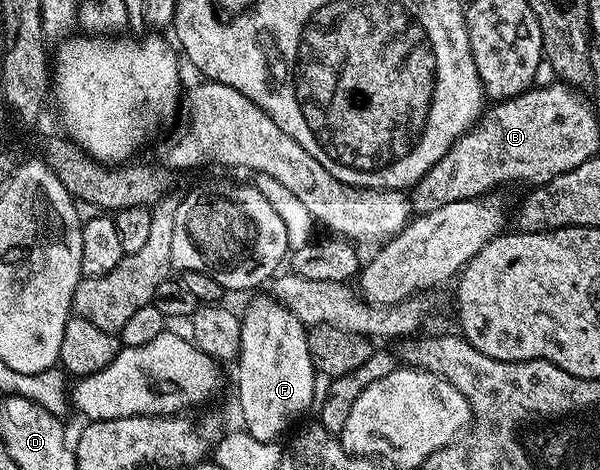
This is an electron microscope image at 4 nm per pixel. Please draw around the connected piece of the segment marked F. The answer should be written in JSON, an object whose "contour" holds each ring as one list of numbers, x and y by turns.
{"contour":[[272,298,254,301,245,312,242,312,240,325,242,342,240,355,234,367,236,367,236,392,240,395,240,412,244,415,243,427,256,440,276,442,304,411,313,407,317,371,310,362,308,328,290,309]]}

